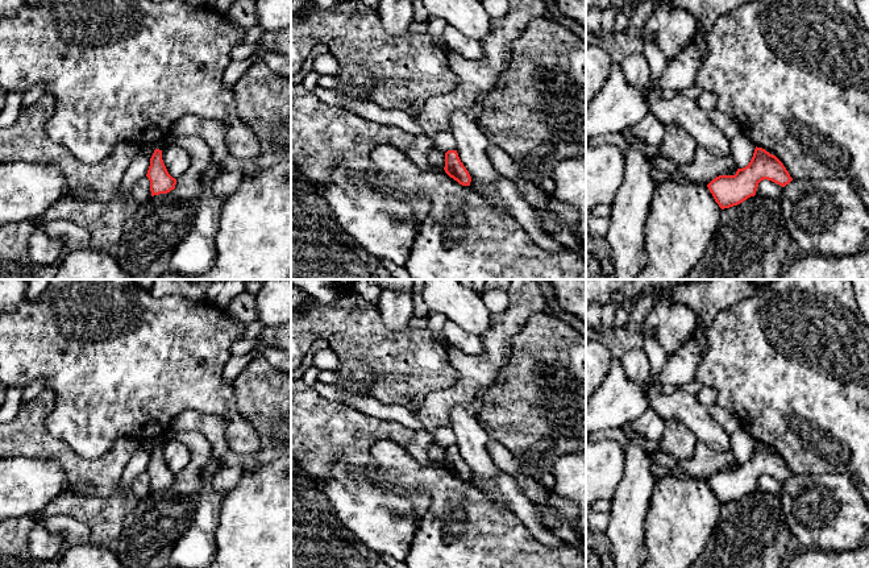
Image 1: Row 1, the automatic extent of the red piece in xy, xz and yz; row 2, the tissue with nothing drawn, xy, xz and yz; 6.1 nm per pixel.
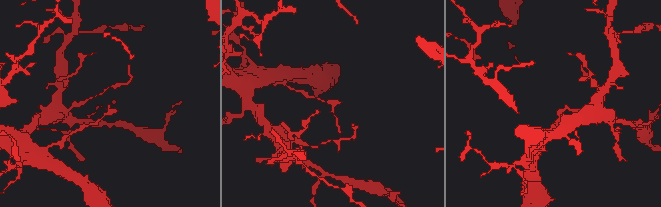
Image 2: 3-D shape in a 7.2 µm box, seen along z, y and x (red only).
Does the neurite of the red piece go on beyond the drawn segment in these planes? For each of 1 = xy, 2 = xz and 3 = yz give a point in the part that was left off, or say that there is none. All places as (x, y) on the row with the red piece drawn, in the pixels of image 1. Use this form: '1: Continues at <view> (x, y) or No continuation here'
1: No continuation here
2: No continuation here
3: No continuation here

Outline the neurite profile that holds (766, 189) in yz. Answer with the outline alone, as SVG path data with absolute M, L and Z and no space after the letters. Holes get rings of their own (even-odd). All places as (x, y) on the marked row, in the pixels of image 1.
M764 179L758 183L756 195L764 198L779 198L782 195L782 191L783 191L782 186L772 181Z

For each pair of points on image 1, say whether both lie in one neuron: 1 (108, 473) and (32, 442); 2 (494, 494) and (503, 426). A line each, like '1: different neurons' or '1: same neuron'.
1: same neuron
2: different neurons

